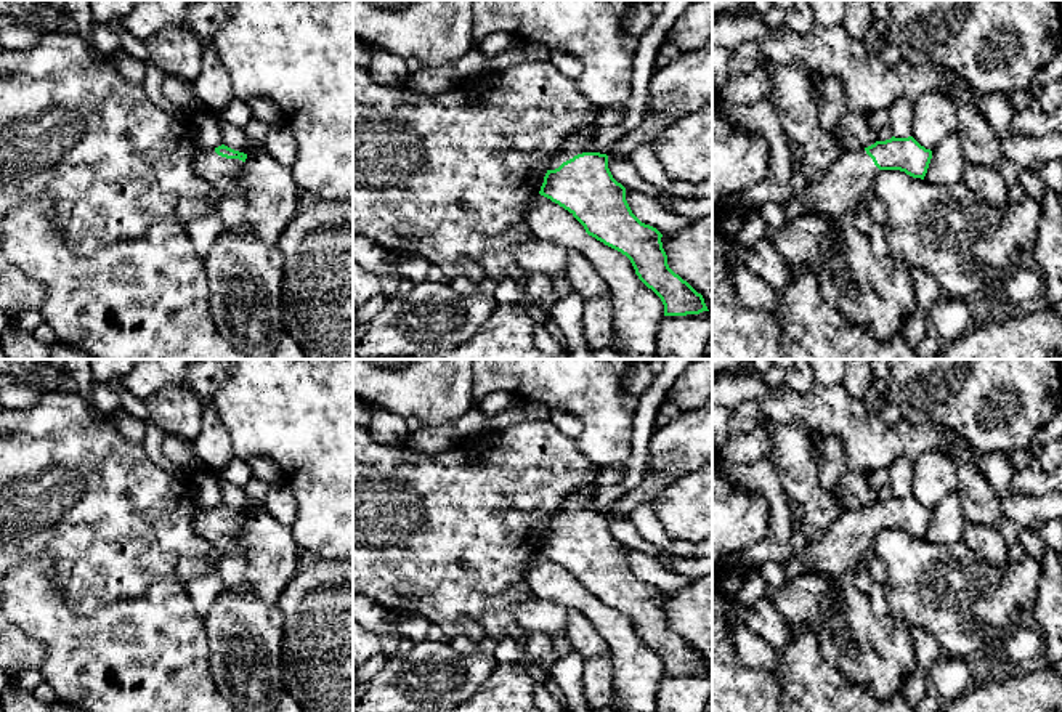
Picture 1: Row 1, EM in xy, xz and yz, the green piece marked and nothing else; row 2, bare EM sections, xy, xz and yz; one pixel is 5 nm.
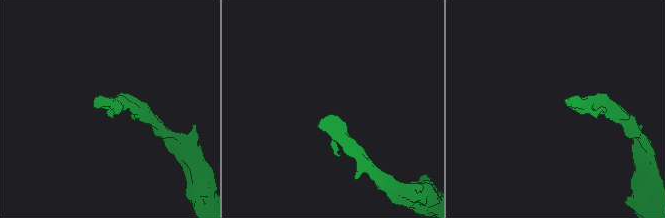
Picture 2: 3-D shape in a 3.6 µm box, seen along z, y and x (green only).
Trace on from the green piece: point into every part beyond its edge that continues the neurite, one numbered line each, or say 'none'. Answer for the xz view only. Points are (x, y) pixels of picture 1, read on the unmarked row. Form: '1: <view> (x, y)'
1: xz (581, 499)

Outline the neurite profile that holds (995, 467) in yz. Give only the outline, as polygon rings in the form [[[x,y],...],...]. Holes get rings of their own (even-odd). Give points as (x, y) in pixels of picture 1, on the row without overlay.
[[[972,449],[972,463],[979,468],[982,476],[996,492],[996,496],[1007,497],[1020,494],[1012,484],[1015,468],[1009,462],[1009,457],[1003,451],[996,452],[979,452]]]

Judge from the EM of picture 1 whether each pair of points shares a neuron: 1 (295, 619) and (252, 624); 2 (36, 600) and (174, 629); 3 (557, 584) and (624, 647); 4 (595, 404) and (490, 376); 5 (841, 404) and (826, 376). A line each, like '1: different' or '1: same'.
1: different
2: same
3: same
4: same
5: different

